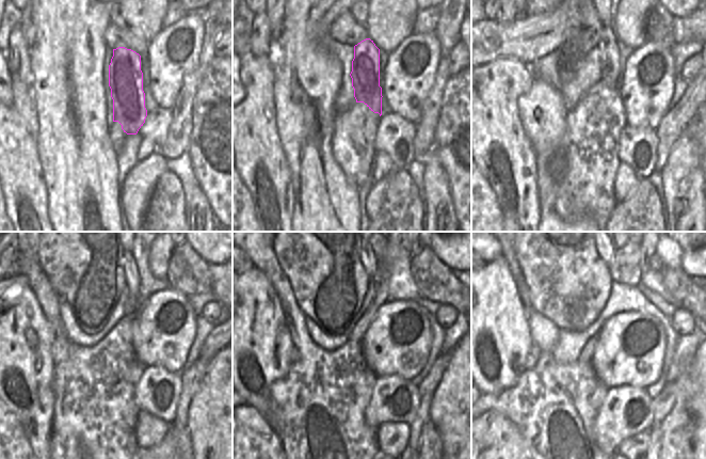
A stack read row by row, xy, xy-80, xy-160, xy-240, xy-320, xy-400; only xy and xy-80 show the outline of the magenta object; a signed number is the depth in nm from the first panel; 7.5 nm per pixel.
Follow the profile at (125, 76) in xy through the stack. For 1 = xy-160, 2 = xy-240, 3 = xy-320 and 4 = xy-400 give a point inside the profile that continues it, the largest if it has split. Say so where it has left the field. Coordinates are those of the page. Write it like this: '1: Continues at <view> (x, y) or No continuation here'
1: Continues at xy-160 (608, 45)
2: Continues at xy-240 (130, 270)
3: Continues at xy-320 (368, 259)
4: Continues at xy-400 (606, 253).

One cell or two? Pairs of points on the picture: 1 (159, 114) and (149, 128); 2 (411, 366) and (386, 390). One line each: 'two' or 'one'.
1: one
2: two

